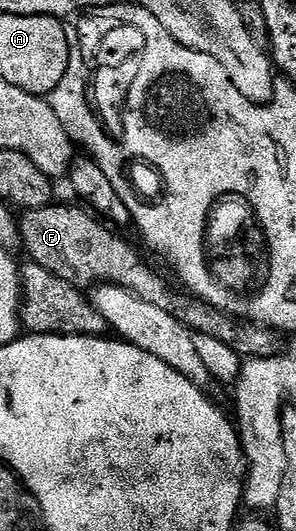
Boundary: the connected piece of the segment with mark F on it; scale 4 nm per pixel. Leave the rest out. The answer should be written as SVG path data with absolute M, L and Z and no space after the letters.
M53 204L37 210L26 210L19 215L22 250L23 253L29 254L27 257L31 261L46 268L46 272L54 272L54 276L81 288L92 288L97 284L111 284L126 288L134 292L134 296L146 300L148 304L154 304L157 308L170 312L189 330L205 333L206 336L220 340L222 344L228 345L245 359L268 358L277 353L277 331L224 314L191 293L175 294L168 287L167 280L126 239L116 238L115 229L109 228L95 213L89 212L83 205L75 205Z

